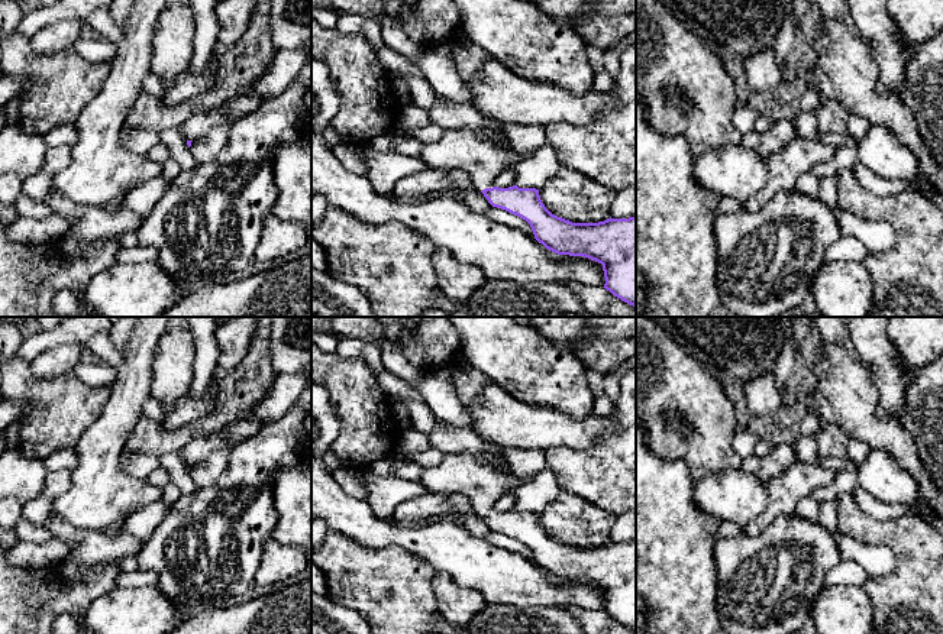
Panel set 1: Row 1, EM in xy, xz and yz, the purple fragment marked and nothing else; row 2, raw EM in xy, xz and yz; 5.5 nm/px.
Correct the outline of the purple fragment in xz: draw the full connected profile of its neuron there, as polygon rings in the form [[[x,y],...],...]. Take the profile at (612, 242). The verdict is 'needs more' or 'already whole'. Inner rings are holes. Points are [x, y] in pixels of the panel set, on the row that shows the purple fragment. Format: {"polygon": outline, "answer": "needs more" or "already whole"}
{"polygon": [[[490,120],[490,132],[478,135],[472,130],[445,130],[439,140],[424,143],[420,159],[427,168],[462,168],[493,207],[506,210],[526,220],[535,239],[558,255],[584,256],[603,265],[604,288],[614,297],[636,308],[636,217],[607,219],[598,223],[572,223],[552,214],[540,200],[539,190],[498,188],[494,179],[507,168],[513,168],[529,153],[519,153],[513,148],[504,149],[493,140],[494,133],[504,133],[497,120]]], "answer": "needs more"}

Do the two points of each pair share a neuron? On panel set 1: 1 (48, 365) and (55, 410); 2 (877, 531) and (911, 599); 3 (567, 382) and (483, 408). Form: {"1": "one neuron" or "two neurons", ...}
{"1": "two neurons", "2": "one neuron", "3": "two neurons"}

